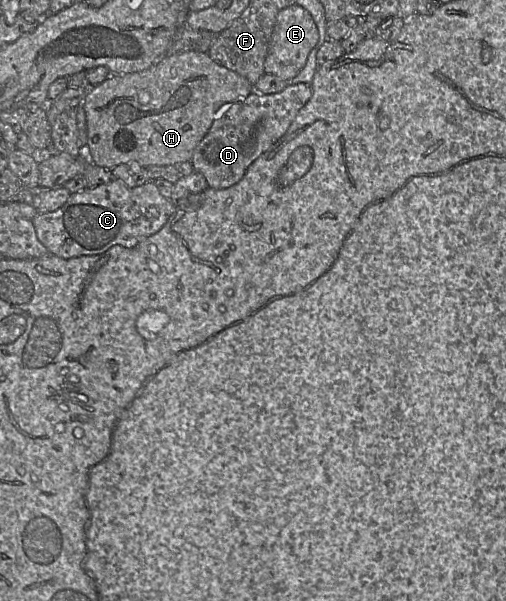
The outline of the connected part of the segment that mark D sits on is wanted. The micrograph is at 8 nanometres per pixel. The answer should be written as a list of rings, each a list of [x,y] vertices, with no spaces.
[[[288,85],[281,92],[262,95],[252,93],[245,99],[228,104],[213,121],[197,145],[191,164],[213,189],[225,189],[239,182],[247,168],[269,150],[288,130],[299,110],[312,95],[310,85]]]

